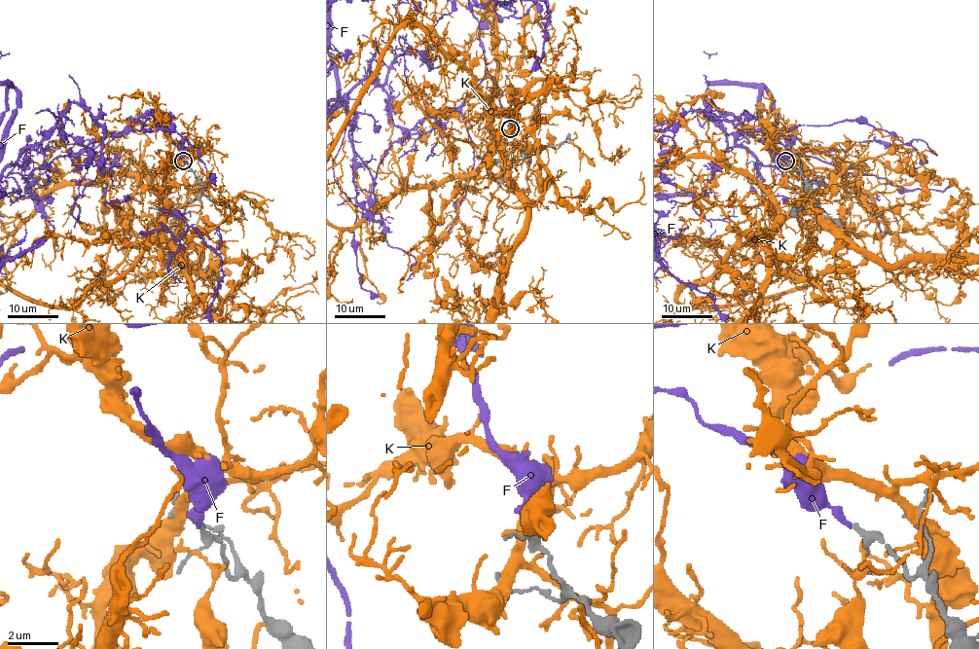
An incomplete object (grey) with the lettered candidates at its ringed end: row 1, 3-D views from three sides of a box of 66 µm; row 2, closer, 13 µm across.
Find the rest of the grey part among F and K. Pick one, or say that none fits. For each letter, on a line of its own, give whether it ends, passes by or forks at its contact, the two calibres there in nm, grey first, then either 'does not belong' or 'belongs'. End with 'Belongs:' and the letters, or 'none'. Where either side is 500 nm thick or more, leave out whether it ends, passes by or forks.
F: it ends; calibres 220 and 340 nm; belongs
K: it ends; calibres 190 and 180 nm; does not belong
Belongs: F

